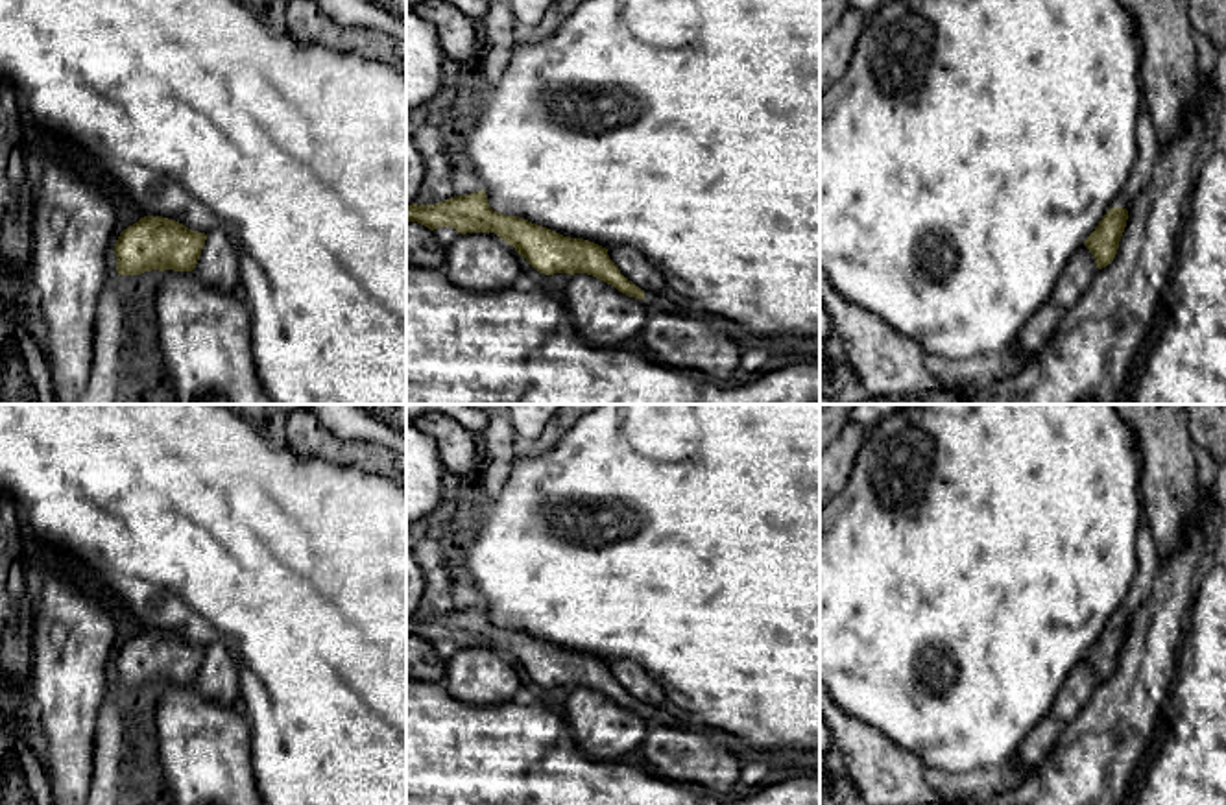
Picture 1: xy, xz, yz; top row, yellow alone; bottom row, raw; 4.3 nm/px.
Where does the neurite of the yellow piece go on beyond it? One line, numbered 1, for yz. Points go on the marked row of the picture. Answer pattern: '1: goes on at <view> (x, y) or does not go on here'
1: goes on at yz (1123, 200)

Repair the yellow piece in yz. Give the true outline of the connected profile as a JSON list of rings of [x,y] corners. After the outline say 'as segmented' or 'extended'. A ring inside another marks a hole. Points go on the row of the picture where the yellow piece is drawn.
[[[1121,190],[1108,205],[1106,214],[1095,231],[1084,242],[1084,246],[1091,251],[1099,270],[1112,264],[1117,255],[1119,242],[1126,227],[1130,203],[1132,198]]]; extended

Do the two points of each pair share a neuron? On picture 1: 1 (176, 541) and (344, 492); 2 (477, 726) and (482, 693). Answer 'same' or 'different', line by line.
1: same
2: different

